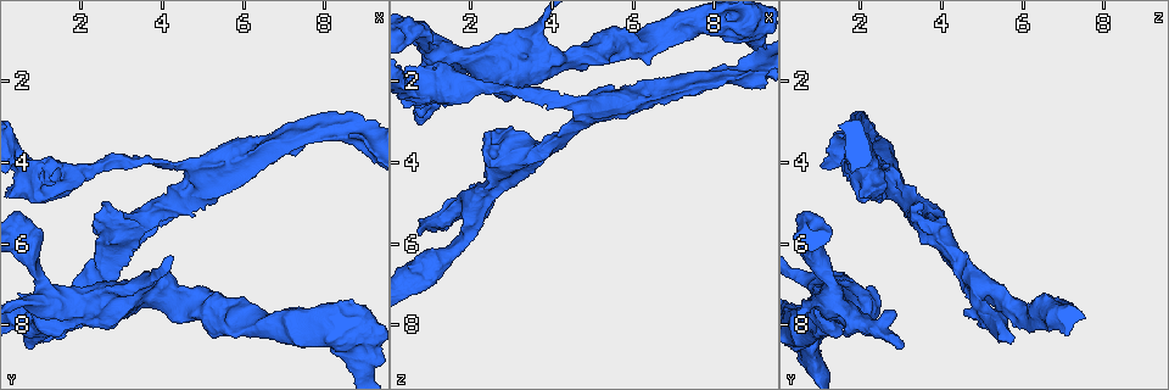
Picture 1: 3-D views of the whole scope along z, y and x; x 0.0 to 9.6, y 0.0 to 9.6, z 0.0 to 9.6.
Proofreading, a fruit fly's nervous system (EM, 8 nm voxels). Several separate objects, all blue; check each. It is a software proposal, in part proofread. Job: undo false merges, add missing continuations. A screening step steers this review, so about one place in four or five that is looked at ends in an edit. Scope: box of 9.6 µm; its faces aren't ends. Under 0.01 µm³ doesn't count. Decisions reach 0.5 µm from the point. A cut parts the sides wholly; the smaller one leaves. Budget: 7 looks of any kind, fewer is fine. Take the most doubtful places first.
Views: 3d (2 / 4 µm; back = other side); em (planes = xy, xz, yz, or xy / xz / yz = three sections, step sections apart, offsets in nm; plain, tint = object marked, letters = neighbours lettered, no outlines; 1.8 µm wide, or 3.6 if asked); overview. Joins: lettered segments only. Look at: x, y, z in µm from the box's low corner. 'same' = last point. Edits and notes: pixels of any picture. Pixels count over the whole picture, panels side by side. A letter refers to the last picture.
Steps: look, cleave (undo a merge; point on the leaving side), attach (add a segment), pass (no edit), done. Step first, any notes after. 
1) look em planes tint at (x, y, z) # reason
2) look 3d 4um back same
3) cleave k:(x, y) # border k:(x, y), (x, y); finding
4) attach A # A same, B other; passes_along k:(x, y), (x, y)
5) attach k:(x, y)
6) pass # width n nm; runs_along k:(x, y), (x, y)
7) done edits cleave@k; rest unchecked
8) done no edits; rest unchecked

look em planes letters at (4.90, 4.45, 2.90) # sudden change in width

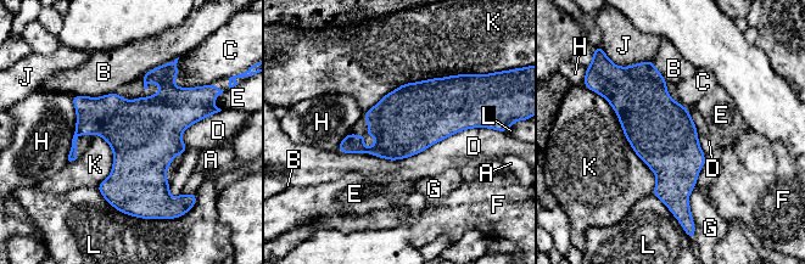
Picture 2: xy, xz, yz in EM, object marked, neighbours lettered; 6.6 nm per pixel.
pass # A other, B other, C other, D other, E other, F other, G other, H other, J other, K other, L other; border 2:(598, 93), (654, 173), (652, 194); continuous, no second cell

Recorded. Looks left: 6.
look 3d 4um at (1.05, 7.85, 1.90) # a fork

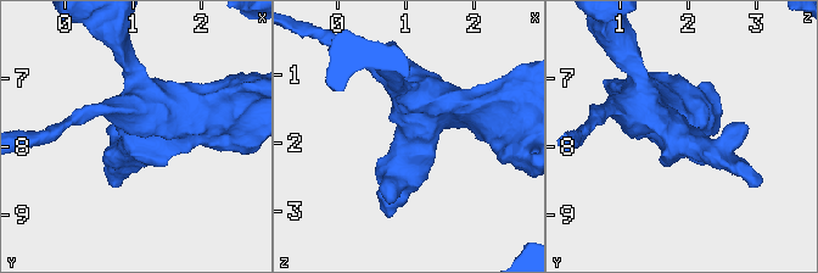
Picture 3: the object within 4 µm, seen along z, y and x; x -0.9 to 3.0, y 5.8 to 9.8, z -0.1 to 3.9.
look em planes tint at (1.05, 7.90, 1.95) # now the EM

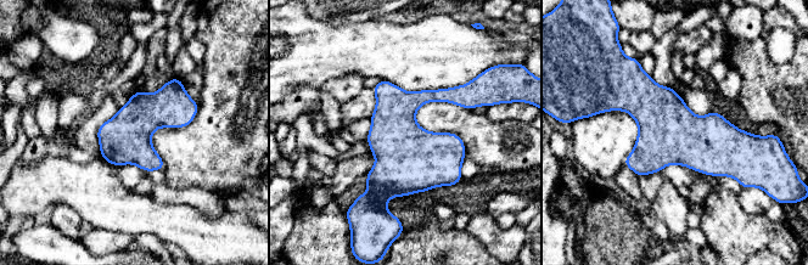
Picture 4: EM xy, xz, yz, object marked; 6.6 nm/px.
look em planes letters same

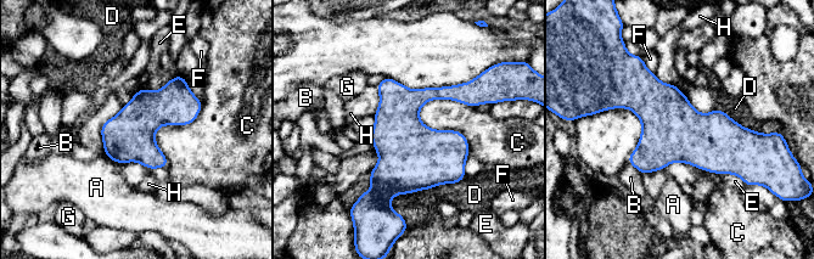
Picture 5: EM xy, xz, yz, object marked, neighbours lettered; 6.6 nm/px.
pass # width 340 nm; longest_contact D 550 nm; A other, B other, C other, D other, E other, F other, G other, H other; all the same cell

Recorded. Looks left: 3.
look em xy step 4 letters at (2.10, 7.60, 4.60) # thick end

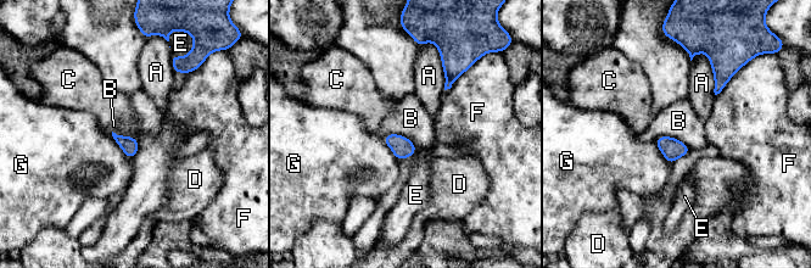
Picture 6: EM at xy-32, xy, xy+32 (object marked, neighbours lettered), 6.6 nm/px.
look em planes letters same # another direction

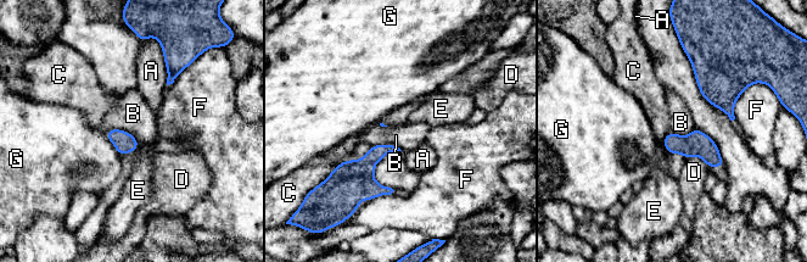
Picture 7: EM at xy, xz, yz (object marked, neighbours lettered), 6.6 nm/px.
pass # A other, B other, C other, D other, E other, F other, G other; border 7:(105, 132), (123, 129), (139, 141); none of them fits

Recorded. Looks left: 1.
done no edits; rest unchecked

